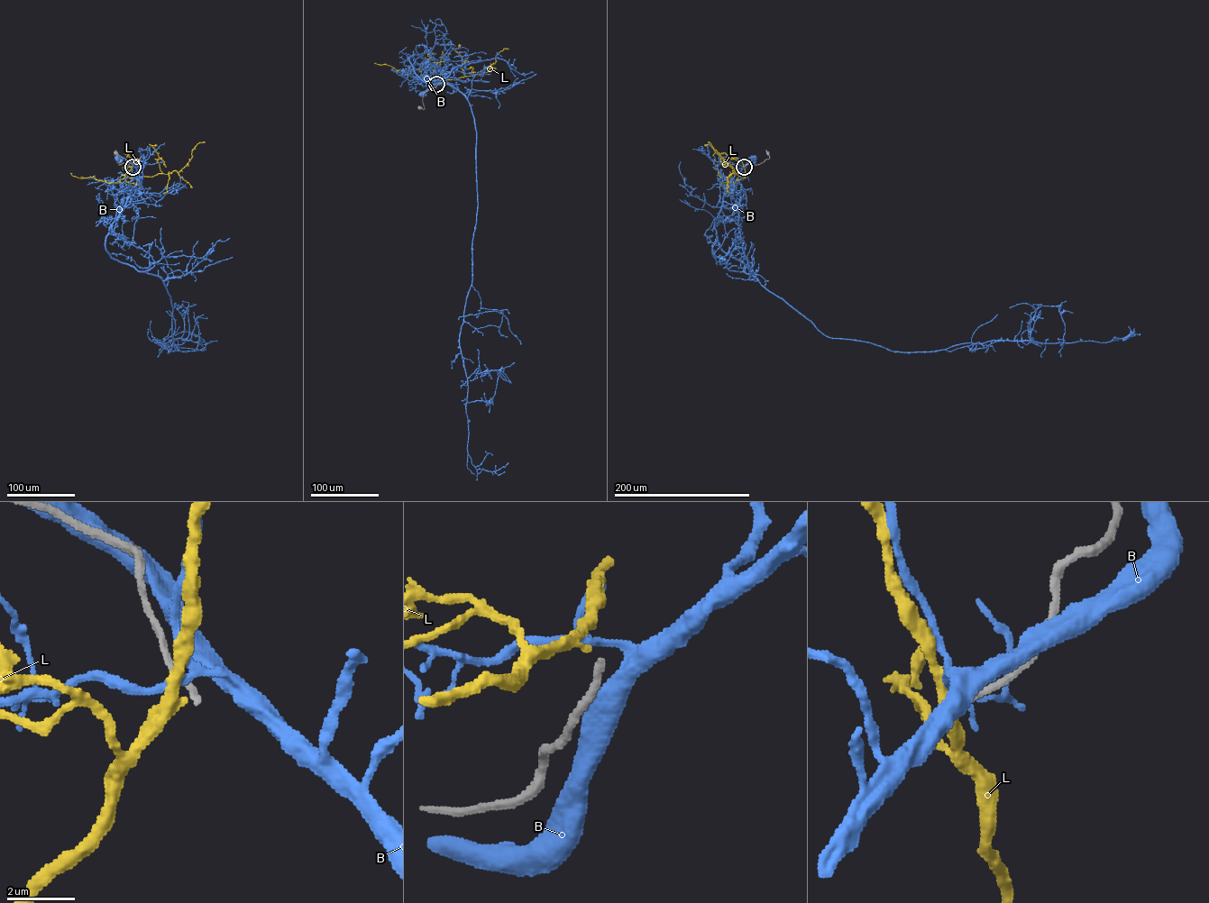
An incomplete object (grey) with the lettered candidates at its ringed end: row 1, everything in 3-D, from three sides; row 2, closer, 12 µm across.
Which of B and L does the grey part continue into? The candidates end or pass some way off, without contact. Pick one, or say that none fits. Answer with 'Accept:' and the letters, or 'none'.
Accept: L

